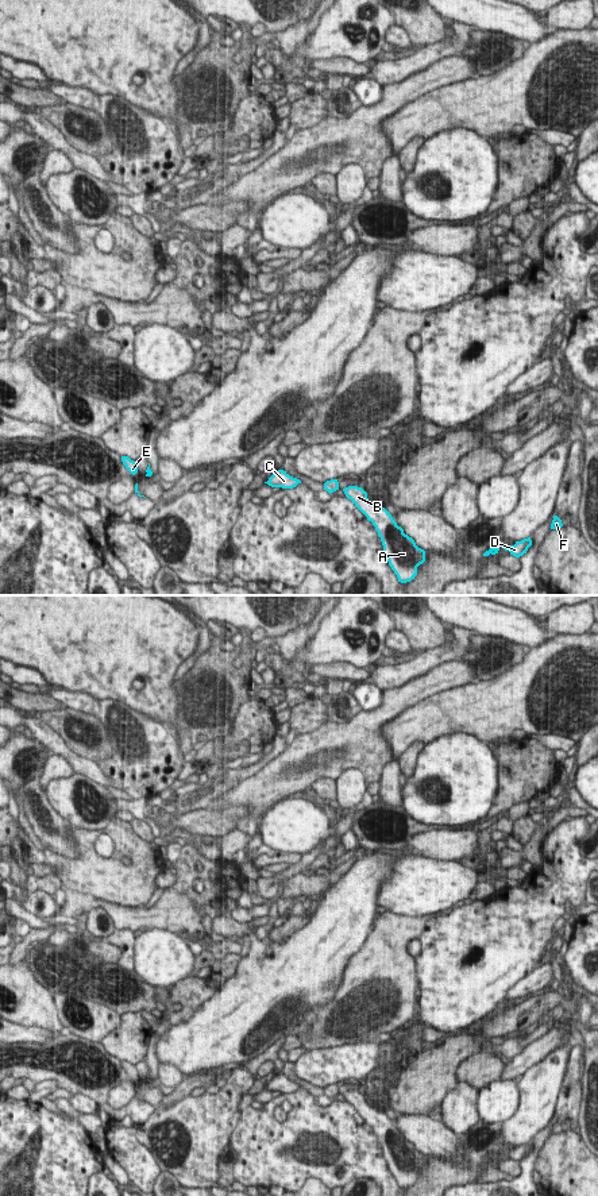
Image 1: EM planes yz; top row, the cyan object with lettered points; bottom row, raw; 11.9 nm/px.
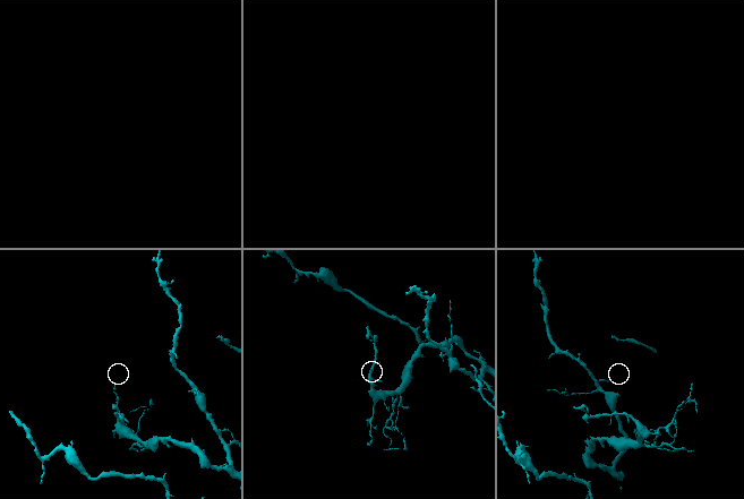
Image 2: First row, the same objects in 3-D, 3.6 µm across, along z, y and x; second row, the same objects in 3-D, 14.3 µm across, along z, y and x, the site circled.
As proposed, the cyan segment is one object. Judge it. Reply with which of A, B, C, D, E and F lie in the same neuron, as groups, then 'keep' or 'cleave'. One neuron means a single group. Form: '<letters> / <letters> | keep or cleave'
A B C D F / E | cleave

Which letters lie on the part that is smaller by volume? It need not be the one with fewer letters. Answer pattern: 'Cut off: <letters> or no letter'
Cut off: E

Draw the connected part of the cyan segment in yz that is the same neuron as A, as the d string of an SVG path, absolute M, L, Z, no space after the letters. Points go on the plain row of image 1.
M348 1091L343 1096L375 1131L385 1161L398 1187L406 1188L414 1184L417 1172L425 1166L425 1156L418 1153L414 1145L404 1138L404 1134L397 1130L385 1112L371 1107L362 1092Z

